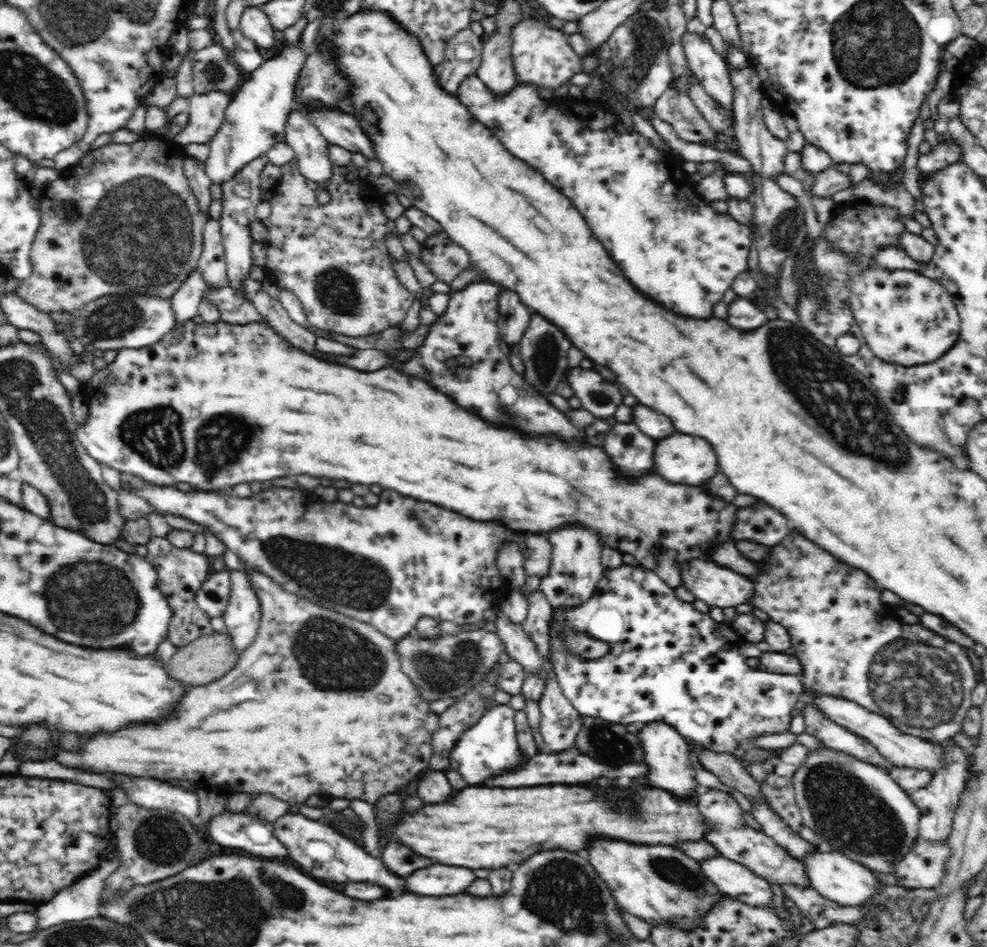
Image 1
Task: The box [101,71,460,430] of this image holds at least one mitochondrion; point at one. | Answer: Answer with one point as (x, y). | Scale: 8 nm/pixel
(336, 289)

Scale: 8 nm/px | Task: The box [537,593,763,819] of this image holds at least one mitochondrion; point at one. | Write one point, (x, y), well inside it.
(604, 741)

